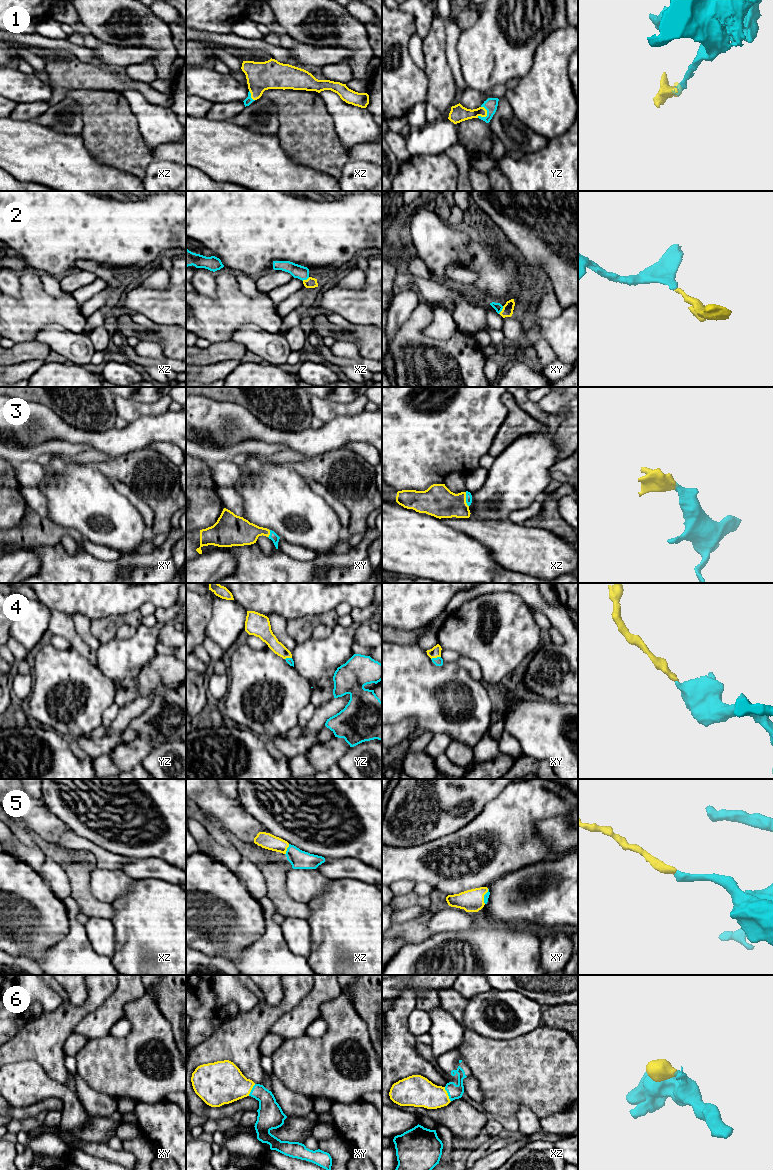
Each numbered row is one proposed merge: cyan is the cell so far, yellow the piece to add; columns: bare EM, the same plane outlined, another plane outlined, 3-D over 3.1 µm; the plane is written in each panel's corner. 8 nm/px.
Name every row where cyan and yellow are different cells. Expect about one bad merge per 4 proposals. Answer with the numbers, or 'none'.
none

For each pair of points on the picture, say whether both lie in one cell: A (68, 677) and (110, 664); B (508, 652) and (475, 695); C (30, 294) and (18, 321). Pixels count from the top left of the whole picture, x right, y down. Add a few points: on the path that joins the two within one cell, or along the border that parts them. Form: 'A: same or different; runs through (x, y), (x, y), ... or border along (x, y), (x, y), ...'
A: different; border along (97, 667), (114, 685)
B: different; border along (482, 680), (485, 683)
C: same; runs through (30, 301), (30, 309), (25, 314)

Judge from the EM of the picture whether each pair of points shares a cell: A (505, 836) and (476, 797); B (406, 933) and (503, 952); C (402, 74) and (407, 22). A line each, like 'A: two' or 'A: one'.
A: two
B: two
C: one

